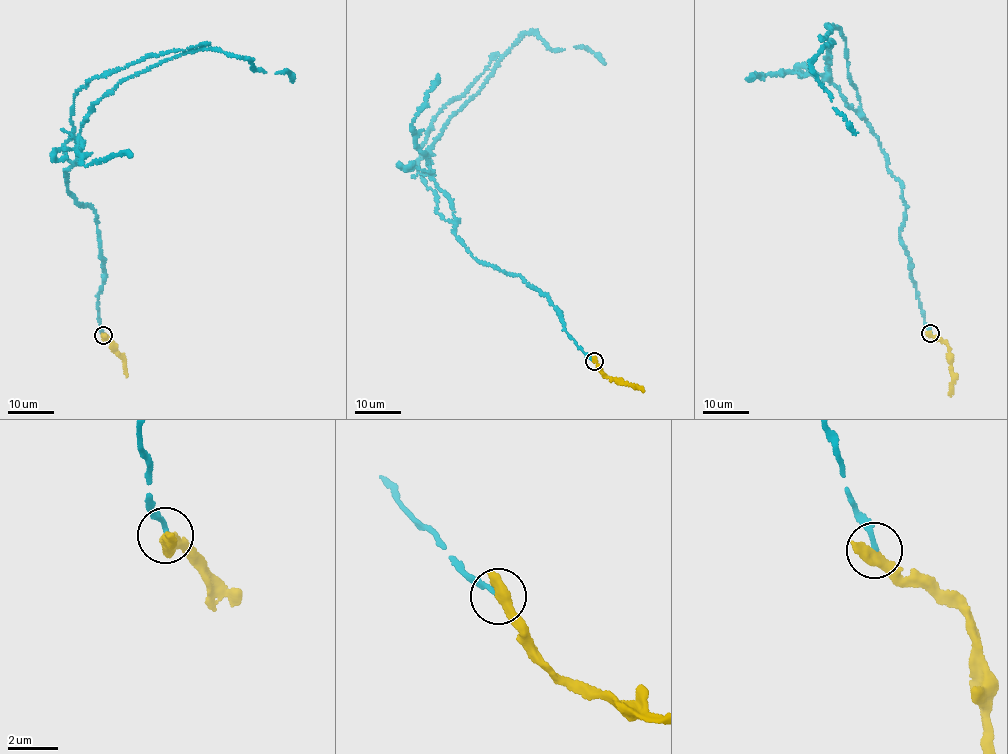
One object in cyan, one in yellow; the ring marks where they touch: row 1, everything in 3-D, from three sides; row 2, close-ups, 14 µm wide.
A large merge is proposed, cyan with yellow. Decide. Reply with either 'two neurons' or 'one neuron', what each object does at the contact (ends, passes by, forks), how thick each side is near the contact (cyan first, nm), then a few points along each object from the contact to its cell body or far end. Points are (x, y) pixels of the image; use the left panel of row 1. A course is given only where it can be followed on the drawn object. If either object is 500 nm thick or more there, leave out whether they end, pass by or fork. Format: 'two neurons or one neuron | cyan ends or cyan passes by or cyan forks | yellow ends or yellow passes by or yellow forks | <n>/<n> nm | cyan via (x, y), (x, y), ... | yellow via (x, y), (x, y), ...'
two neurons | 190/500 nm | cyan via (103, 334), (96, 212), (68, 190), (66, 169), (79, 155), (88, 110), (122, 80), (206, 48), (293, 80) | yellow via (103, 335), (124, 361), (127, 376)

